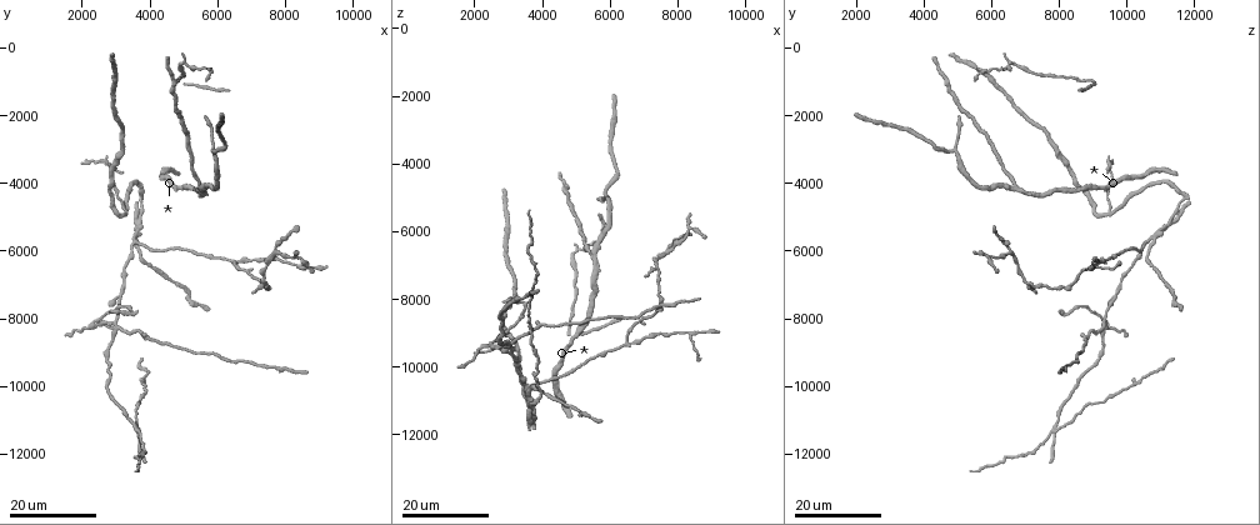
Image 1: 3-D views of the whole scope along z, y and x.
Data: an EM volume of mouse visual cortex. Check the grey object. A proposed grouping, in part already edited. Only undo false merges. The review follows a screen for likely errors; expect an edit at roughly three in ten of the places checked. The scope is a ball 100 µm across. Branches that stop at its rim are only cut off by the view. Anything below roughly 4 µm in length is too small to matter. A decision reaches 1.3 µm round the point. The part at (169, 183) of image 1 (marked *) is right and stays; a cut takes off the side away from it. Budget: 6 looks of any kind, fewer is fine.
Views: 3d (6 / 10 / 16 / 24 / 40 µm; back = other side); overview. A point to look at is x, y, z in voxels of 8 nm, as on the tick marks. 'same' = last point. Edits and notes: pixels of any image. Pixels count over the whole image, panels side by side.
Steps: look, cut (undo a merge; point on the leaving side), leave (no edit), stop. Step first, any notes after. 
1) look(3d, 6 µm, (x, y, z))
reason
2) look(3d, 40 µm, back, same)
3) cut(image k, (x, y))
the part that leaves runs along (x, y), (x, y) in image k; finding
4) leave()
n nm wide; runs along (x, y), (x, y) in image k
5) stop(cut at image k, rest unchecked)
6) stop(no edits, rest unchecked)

look(3d, 24 µm, (3300, 4900, 9500))

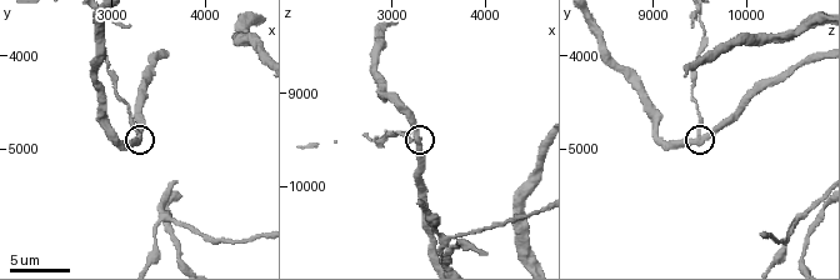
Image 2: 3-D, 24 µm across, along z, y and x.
look(3d, 10 µm, (3250, 4850, 9500))
zoom in

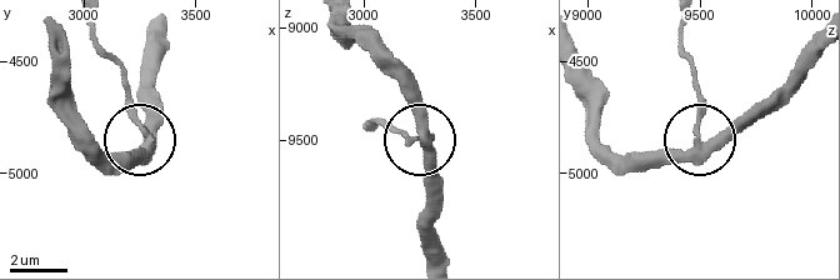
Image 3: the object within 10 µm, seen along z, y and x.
cut(image 3, (129, 110))
side arm 20 µm; the part that leaves runs along (153, 141), (121, 65), (93, 23) in image 3; two cells meet here

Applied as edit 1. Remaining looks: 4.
look(3d, 16 µm, (3000, 8200, 9400))
four arms meet

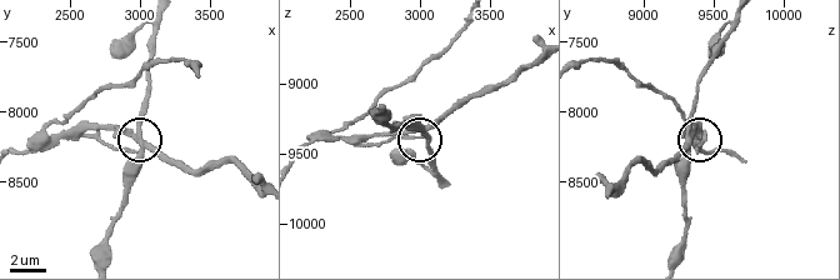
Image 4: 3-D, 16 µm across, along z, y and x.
look(3d, 6 µm, (3060, 8240, 9320))

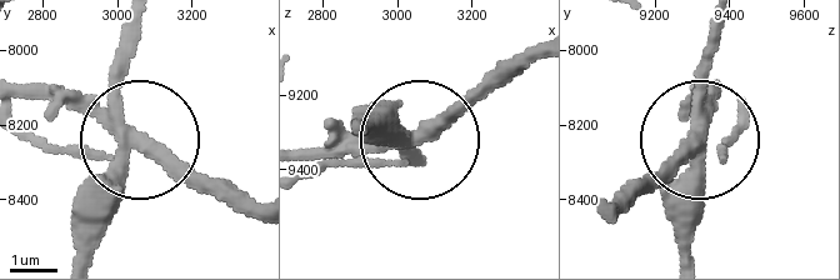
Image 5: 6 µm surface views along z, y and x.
cut(image 5, (56, 150))
4 arms; the part that leaves runs along (129, 135), (256, 204) in image 5; a second cell is stuck on

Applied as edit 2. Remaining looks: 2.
stop(cut at image 3, cut at image 5, rest unchecked)

